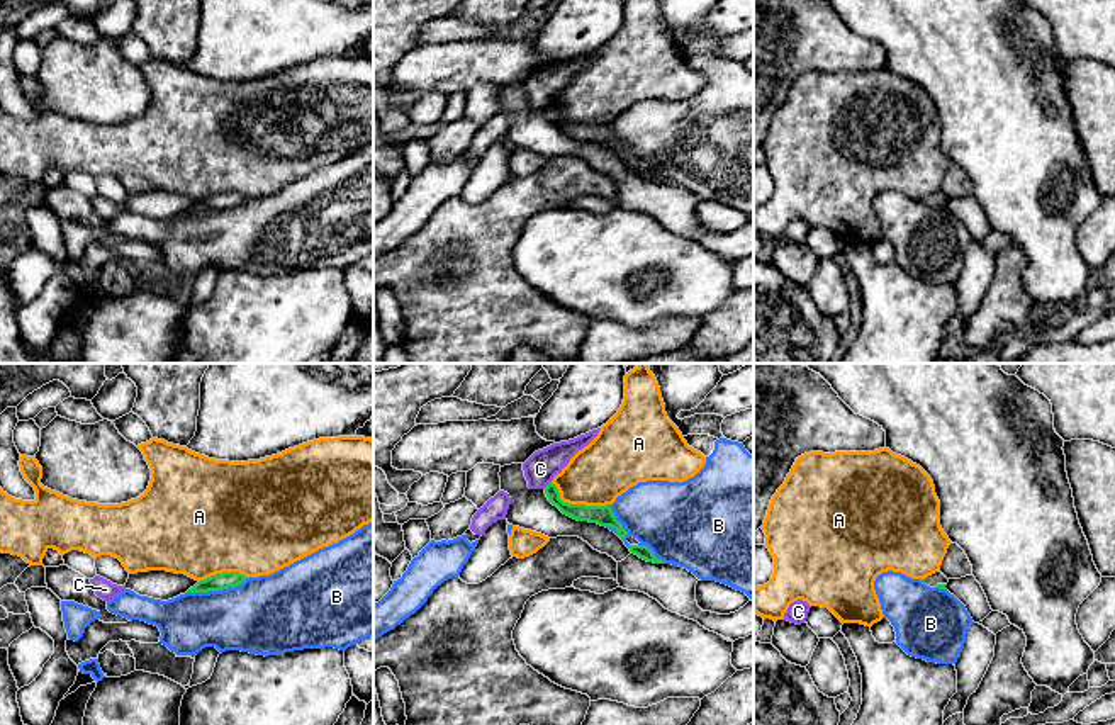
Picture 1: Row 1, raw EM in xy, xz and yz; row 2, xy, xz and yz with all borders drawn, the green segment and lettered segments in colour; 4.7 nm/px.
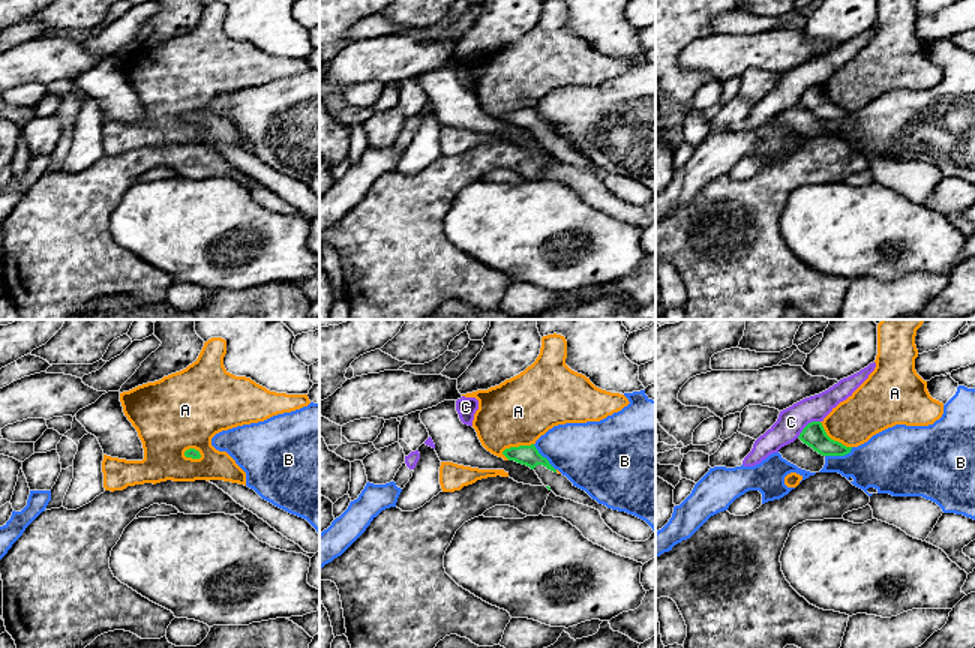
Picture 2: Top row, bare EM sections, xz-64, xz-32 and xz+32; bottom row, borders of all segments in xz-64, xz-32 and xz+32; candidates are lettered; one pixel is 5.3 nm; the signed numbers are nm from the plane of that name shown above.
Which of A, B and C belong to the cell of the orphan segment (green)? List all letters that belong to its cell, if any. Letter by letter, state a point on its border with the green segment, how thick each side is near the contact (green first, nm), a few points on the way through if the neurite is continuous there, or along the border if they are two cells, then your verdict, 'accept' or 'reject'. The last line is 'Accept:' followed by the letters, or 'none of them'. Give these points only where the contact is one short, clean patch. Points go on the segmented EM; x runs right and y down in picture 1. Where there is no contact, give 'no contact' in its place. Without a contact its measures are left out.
A: meets green in xz at (577, 505); 100 nm thick on the green side, 280 nm on the other; reject
B: meets green in xy at (218, 590); 80 nm thick on the green side, 360 nm on the other; reject
C: meets green in xz at (549, 484); 80 nm thick on the green side, 150 nm on the other; border along xz (550, 481), (543, 488); reject
Accept: none of them

